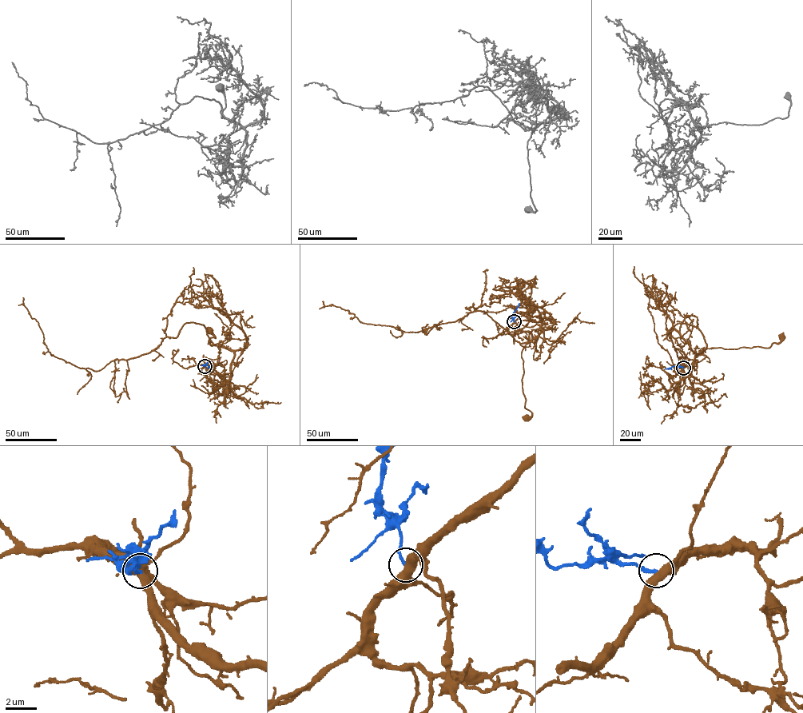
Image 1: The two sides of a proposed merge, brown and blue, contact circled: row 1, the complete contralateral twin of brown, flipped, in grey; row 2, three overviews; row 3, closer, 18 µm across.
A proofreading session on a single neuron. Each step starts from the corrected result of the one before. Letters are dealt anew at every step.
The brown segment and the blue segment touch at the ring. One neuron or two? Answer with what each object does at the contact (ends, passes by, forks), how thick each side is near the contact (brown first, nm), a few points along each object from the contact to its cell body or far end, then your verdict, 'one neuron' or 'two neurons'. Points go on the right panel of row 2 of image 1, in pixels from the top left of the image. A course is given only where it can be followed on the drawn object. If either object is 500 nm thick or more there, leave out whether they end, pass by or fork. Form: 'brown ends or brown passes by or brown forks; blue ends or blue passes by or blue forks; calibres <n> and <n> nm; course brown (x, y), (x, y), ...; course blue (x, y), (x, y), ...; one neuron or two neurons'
calibres 550 and 200 nm; course brown (683, 368), (669, 380), (671, 383), (689, 374), (694, 356), (706, 348), (768, 348), (779, 343), (781, 336); course blue (683, 368), (665, 368); two neurons

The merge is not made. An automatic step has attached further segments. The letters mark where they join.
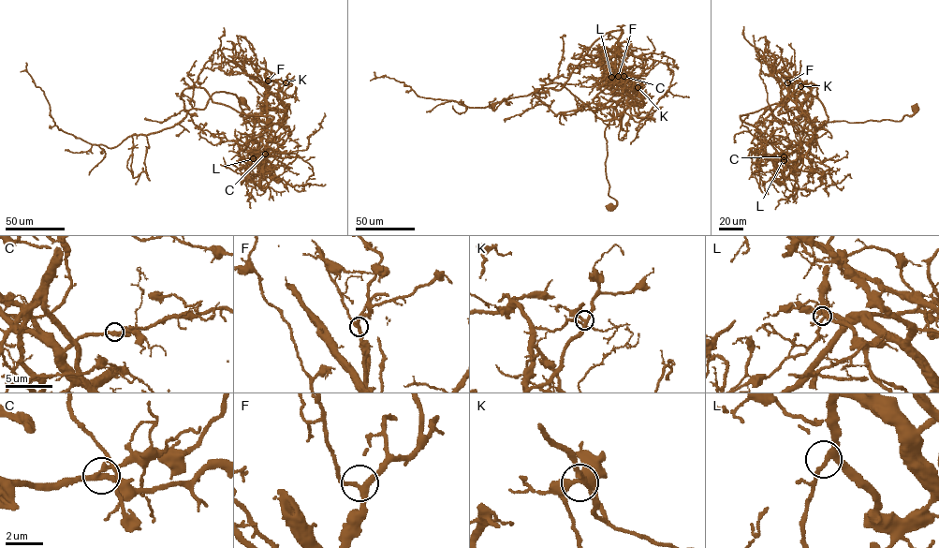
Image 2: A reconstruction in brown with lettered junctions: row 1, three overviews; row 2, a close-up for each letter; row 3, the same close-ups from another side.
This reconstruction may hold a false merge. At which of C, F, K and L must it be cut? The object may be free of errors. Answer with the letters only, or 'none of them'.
C

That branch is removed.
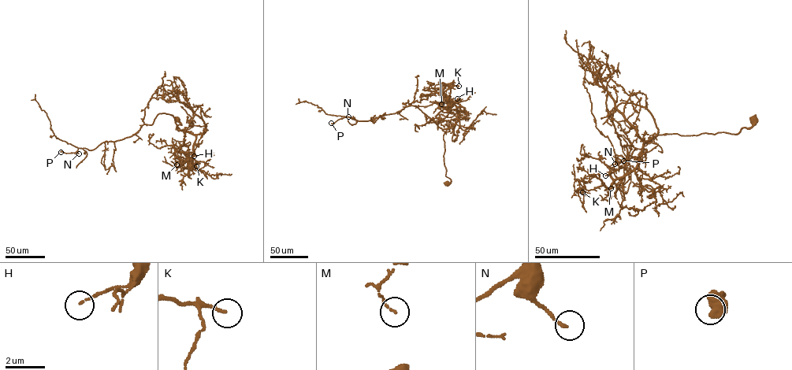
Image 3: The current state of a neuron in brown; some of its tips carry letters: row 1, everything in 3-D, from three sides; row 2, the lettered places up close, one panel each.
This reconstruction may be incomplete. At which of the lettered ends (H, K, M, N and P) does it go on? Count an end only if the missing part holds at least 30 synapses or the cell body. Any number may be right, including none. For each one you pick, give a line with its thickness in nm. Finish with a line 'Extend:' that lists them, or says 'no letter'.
Extend: no letter

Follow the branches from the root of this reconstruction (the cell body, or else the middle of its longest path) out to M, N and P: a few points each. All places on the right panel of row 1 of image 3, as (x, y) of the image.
M: (753, 120), (735, 134), (653, 136), (622, 176), (613, 179), (604, 164), (620, 181), (611, 188)
N: (753, 120), (735, 134), (658, 135), (645, 107), (621, 102), (611, 120), (627, 152), (615, 164)
P: (753, 120), (735, 134), (658, 135), (645, 107), (621, 102), (611, 120), (627, 150), (615, 161), (623, 160)

